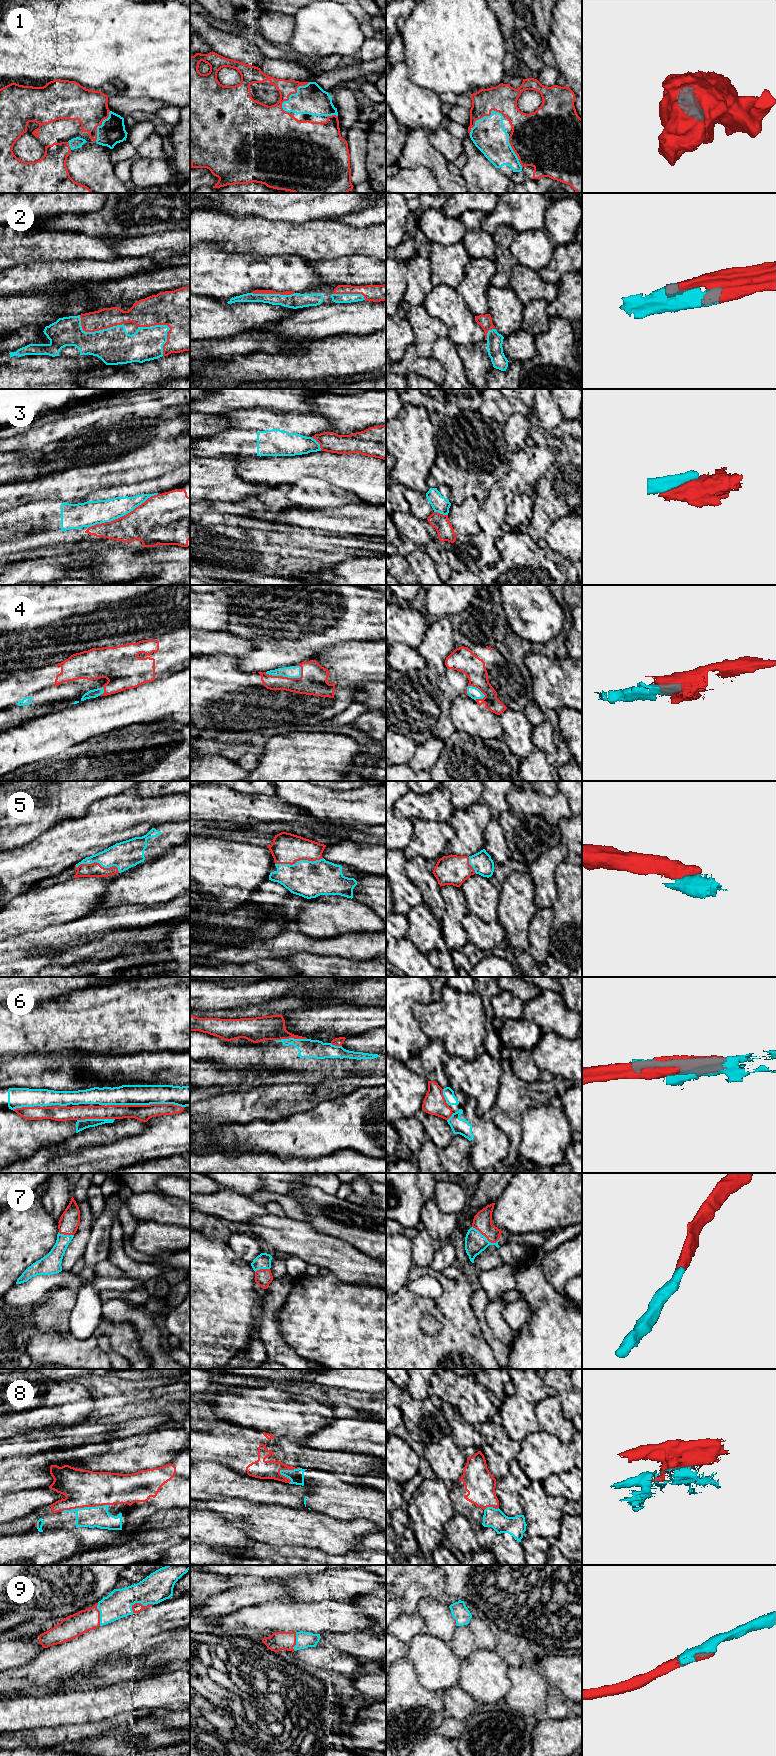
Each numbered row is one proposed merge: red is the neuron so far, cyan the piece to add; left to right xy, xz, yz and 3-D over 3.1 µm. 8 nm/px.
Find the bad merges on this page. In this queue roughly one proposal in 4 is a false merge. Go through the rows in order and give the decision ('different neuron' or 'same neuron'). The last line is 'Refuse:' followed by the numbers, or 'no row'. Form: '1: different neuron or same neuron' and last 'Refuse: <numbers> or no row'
1: same neuron
2: same neuron
3: different neuron
4: same neuron
5: same neuron
6: same neuron
7: same neuron
8: different neuron
9: same neuron
Refuse: 3, 8

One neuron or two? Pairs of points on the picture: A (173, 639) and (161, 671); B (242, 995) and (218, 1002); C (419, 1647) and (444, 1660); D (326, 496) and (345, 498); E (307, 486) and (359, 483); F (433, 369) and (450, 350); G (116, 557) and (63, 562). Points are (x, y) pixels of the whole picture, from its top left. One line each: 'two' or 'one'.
A: one
B: one
C: one
D: one
E: two
F: two
G: two

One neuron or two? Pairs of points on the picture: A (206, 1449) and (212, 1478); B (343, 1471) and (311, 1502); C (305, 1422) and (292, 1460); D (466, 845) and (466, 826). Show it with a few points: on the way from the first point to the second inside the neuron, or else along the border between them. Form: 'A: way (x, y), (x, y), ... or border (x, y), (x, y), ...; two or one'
A: border (200, 1461), (215, 1461), (231, 1469); two
B: border (315, 1468), (332, 1472), (339, 1479), (359, 1486); two
C: border (269, 1433), (278, 1437), (287, 1437), (291, 1440); two
D: way (466, 840), (466, 831); one

